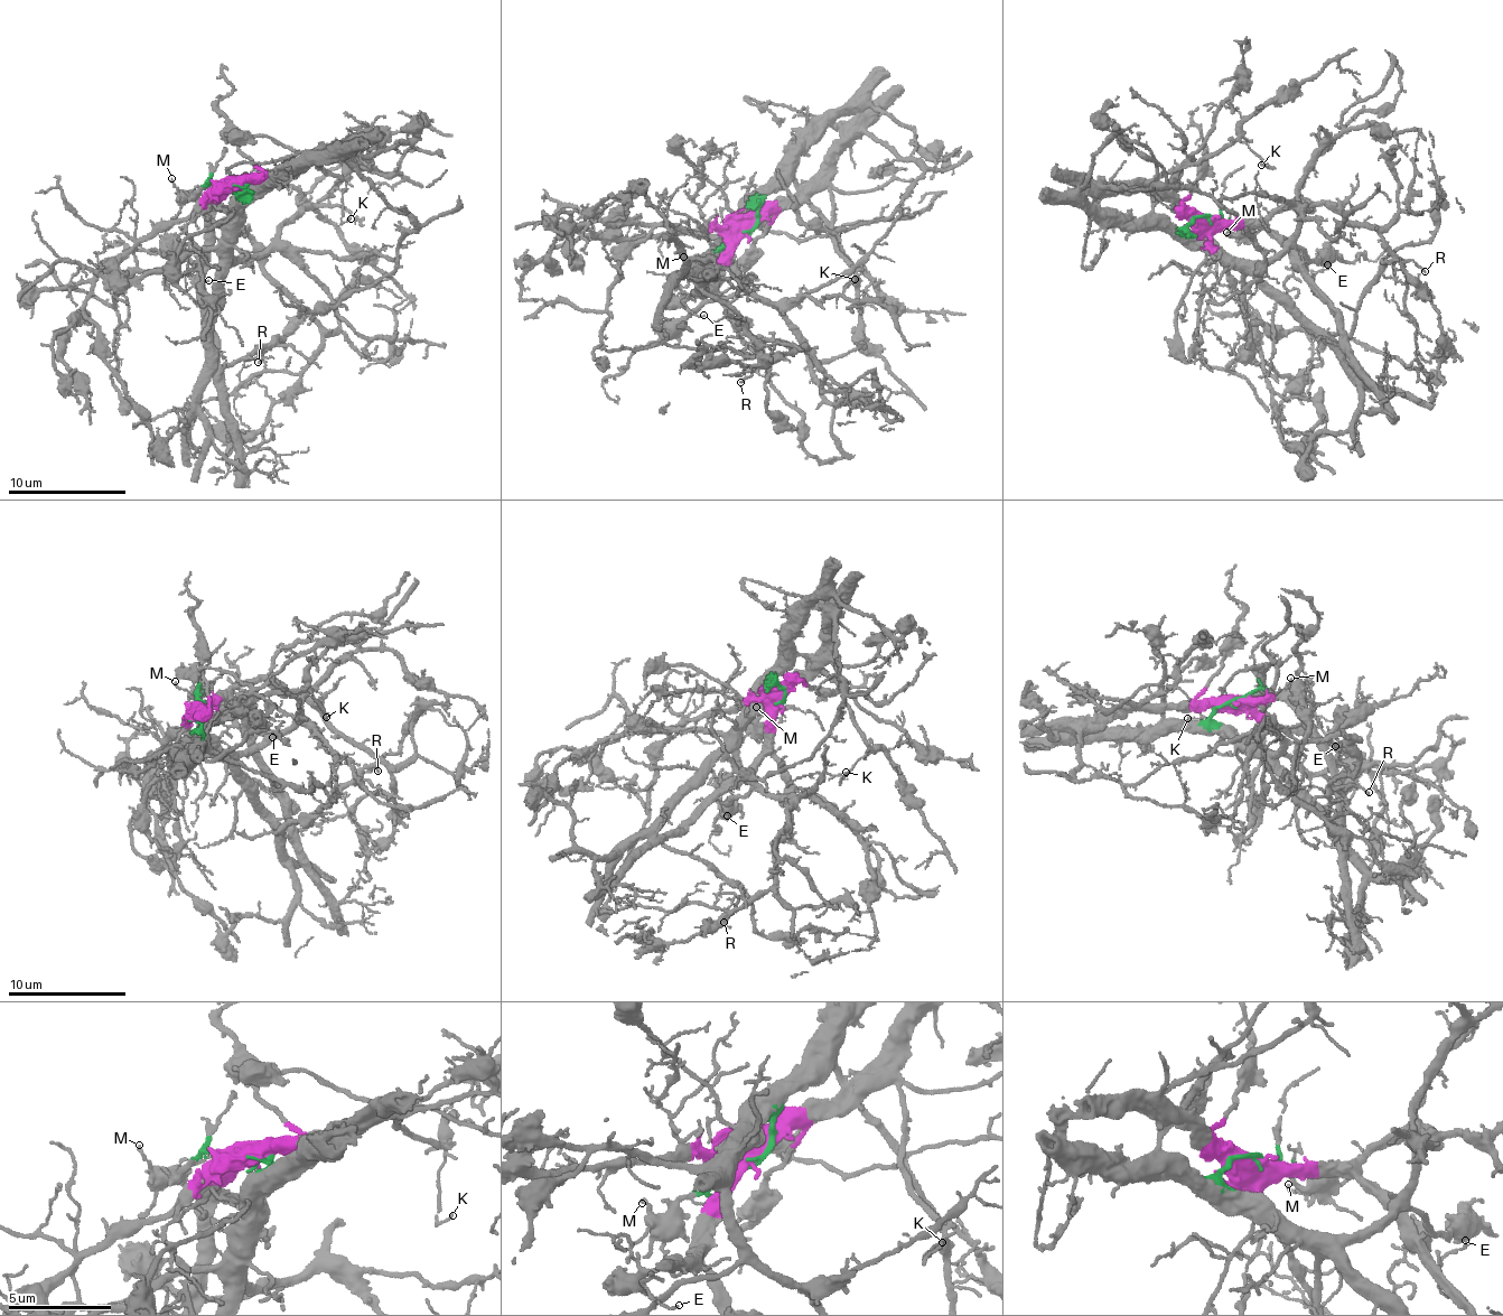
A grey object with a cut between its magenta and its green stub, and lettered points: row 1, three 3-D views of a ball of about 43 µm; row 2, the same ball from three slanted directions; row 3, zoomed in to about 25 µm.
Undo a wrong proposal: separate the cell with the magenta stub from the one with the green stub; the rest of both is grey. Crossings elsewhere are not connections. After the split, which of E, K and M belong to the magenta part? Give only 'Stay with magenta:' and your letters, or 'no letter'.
Stay with magenta: E, K

